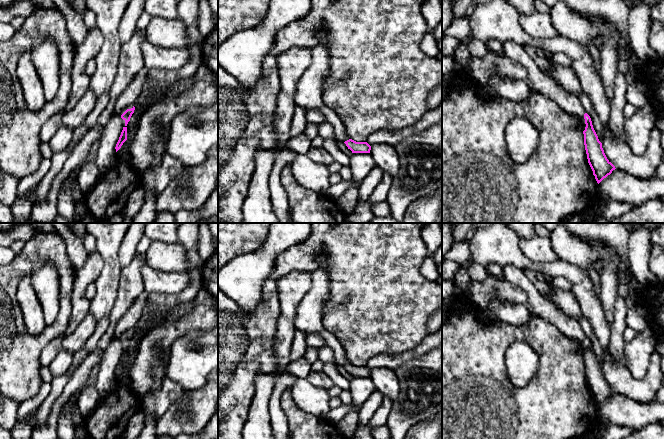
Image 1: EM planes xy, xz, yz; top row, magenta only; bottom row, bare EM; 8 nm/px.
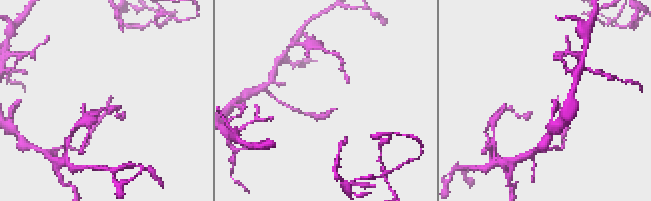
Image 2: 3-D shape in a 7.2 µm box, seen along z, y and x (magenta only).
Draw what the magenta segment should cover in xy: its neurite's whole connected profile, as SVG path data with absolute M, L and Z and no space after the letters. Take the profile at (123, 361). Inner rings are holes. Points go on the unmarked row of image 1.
M133 329L127 330L126 332L122 333L120 340L122 342L122 347L124 349L119 364L116 368L116 376L121 372L123 367L127 364L127 351L131 349L130 342L134 337L135 331Z

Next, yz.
M513 265L503 266L506 280L520 286L528 295L528 304L533 315L540 316L555 325L563 334L577 339L586 348L584 358L584 369L588 387L593 399L599 408L604 402L615 394L615 390L607 383L602 367L593 352L590 340L582 331L579 322L567 316L564 311L554 302L541 296L533 282L526 277L523 270Z

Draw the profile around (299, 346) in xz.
M295 331L294 341L290 350L290 361L296 361L304 357L305 352L308 350L306 343L307 334L302 331Z

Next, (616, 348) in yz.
M618 295L614 308L614 321L610 328L611 336L607 346L608 354L615 362L622 359L625 354L626 342L623 338L623 333L626 328L626 314L628 307L626 306L625 298Z

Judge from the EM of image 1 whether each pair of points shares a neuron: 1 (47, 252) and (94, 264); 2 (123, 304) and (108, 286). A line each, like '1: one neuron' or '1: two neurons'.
1: two neurons
2: two neurons

